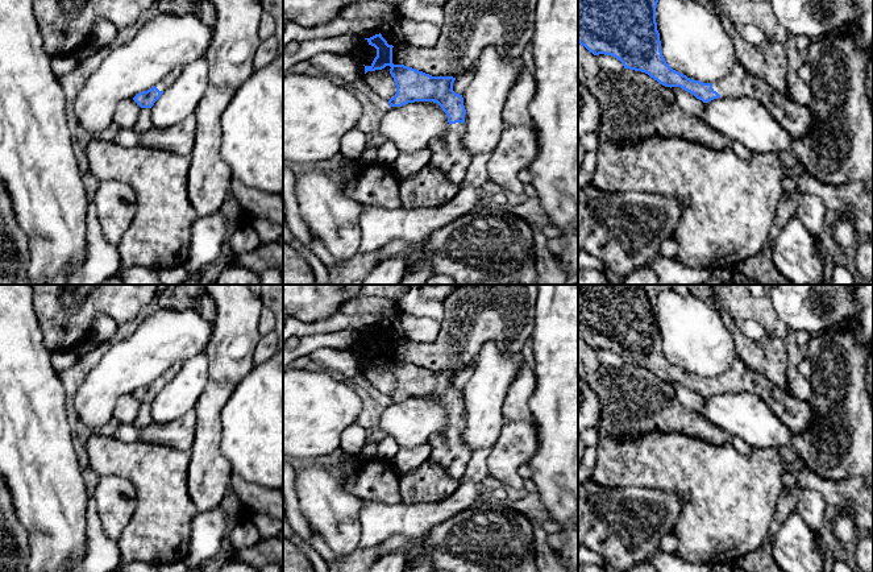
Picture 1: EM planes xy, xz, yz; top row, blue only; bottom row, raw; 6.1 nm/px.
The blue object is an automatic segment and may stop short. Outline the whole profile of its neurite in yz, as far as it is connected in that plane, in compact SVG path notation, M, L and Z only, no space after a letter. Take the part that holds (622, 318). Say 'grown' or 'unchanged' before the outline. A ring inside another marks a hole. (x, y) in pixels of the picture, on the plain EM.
grown; M578 285L578 337L594 351L612 351L623 358L624 364L645 368L665 382L681 382L703 398L718 393L754 394L793 432L807 431L812 424L814 416L810 403L797 401L783 393L741 358L735 360L728 372L716 378L690 374L666 358L657 326L656 302L661 293L675 289L677 286L674 285Z

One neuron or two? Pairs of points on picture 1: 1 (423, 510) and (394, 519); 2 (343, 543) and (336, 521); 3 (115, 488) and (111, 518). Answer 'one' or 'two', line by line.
1: one
2: one
3: one

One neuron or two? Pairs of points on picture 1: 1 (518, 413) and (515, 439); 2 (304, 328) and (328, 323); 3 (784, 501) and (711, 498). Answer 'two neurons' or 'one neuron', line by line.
1: two neurons
2: one neuron
3: two neurons

